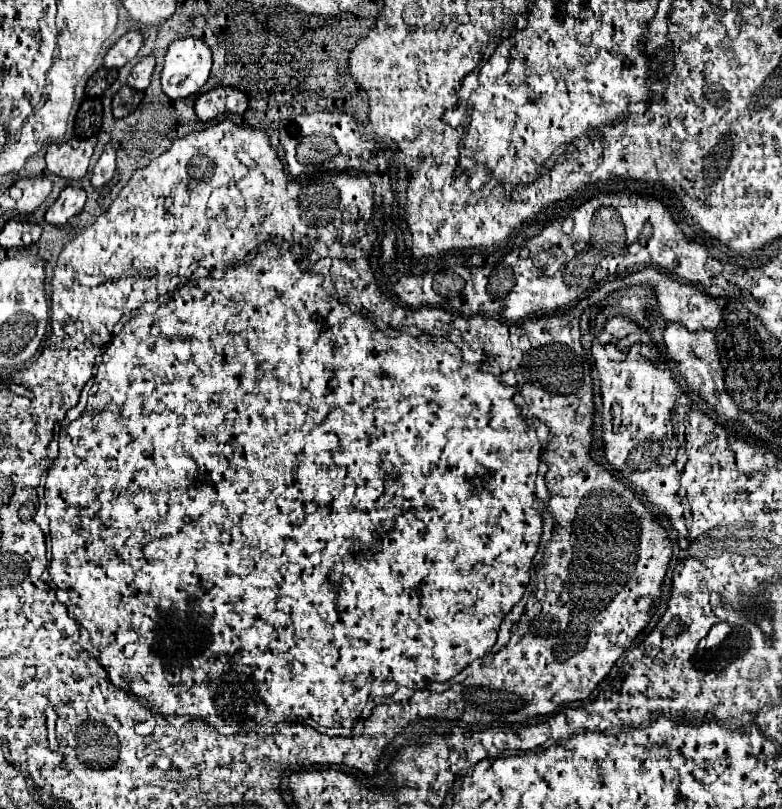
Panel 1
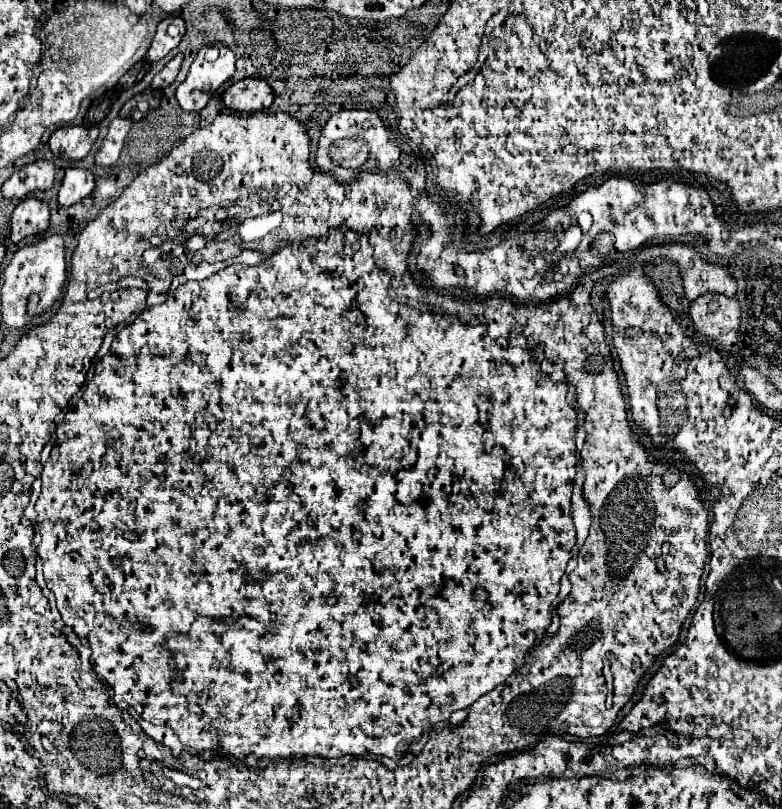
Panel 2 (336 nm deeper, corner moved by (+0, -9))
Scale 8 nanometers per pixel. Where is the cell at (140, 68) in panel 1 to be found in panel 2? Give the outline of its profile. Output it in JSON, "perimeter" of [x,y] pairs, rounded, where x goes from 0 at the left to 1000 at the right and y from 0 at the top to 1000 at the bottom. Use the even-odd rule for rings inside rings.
{"perimeter":[[[226,68],[226,70],[221,70],[201,93],[198,93],[198,98],[196,98],[196,103],[193,103],[193,108],[196,110],[211,110],[214,105],[219,105],[221,103],[221,98],[226,95],[226,90],[229,90],[229,83],[231,83],[231,75],[234,75],[234,68]]]}

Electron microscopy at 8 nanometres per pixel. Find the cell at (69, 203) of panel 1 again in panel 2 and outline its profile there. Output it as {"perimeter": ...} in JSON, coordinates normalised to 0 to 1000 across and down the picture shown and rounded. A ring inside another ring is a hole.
{"perimeter":[[[86,209],[83,221],[75,234],[75,253],[91,256],[116,241],[121,226],[119,226],[119,214],[109,209]]]}

